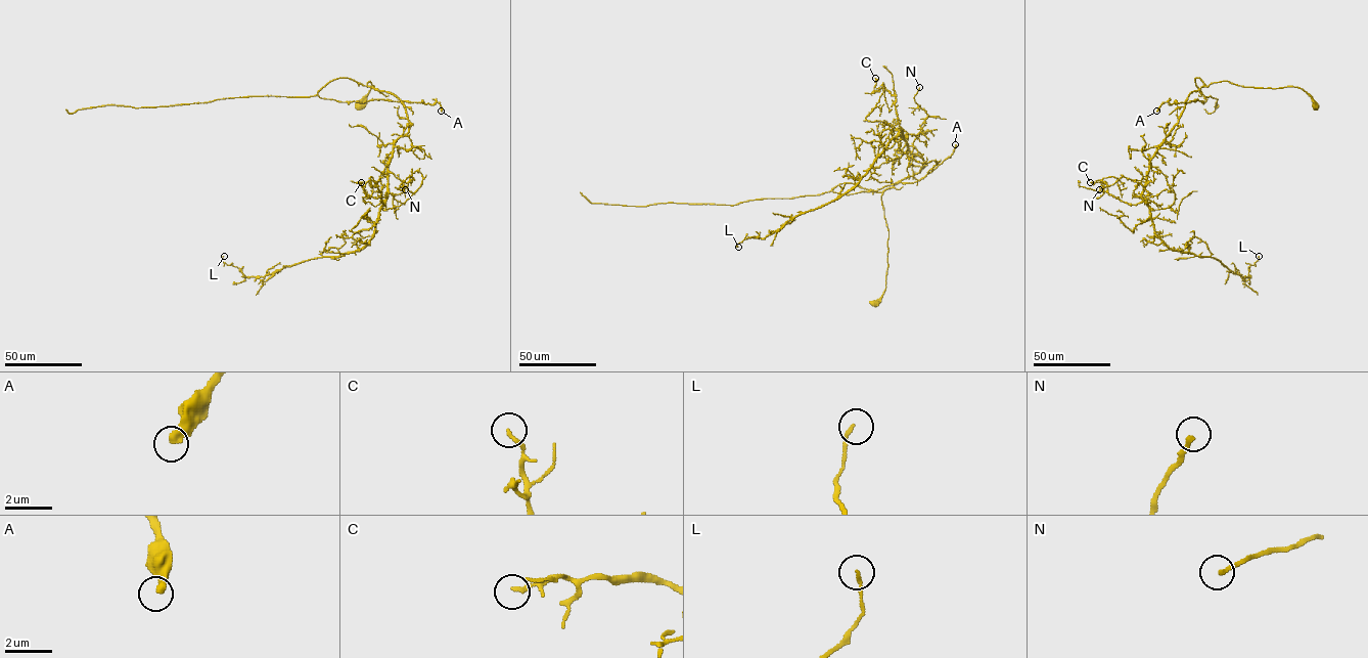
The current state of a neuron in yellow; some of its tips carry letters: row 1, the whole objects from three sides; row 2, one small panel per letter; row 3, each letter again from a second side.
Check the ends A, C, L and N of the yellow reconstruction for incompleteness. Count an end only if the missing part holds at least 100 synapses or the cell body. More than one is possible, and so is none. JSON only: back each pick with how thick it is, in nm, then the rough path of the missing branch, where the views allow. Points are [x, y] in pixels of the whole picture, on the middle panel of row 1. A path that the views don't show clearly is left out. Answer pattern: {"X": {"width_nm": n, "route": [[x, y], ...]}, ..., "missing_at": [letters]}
{"missing_at": []}

